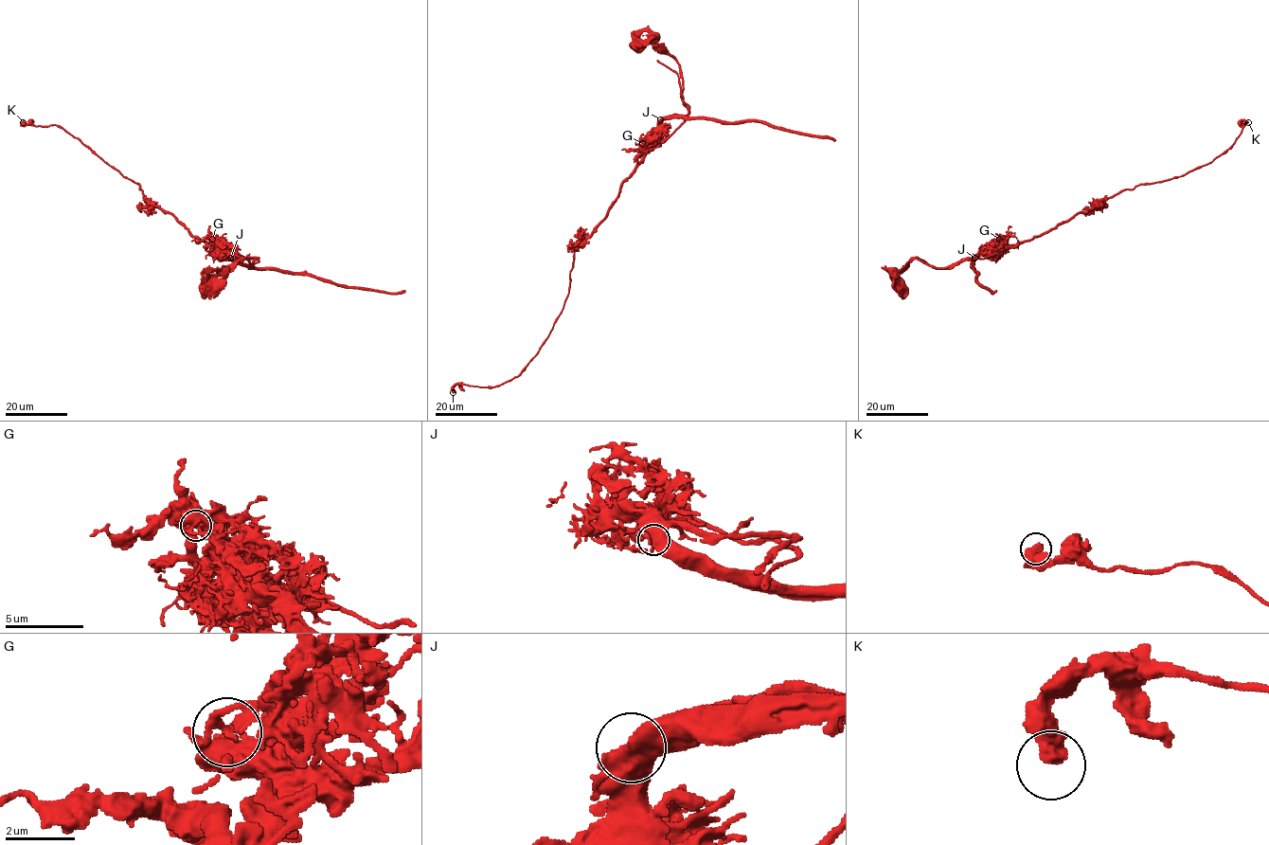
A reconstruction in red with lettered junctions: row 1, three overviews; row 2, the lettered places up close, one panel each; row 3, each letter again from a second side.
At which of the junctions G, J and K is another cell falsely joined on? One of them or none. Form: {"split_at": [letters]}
{"split_at": ["G"]}

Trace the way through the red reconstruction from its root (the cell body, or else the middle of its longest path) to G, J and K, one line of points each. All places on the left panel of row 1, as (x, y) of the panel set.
G: (207, 285), (239, 260), (246, 259), (253, 267), (252, 263), (258, 258), (227, 253), (212, 239)
J: (207, 285), (239, 260), (246, 259), (253, 267), (252, 263), (258, 258), (233, 255), (230, 258)
K: (207, 285), (239, 260), (253, 267), (258, 260), (193, 236), (62, 129), (23, 122)

